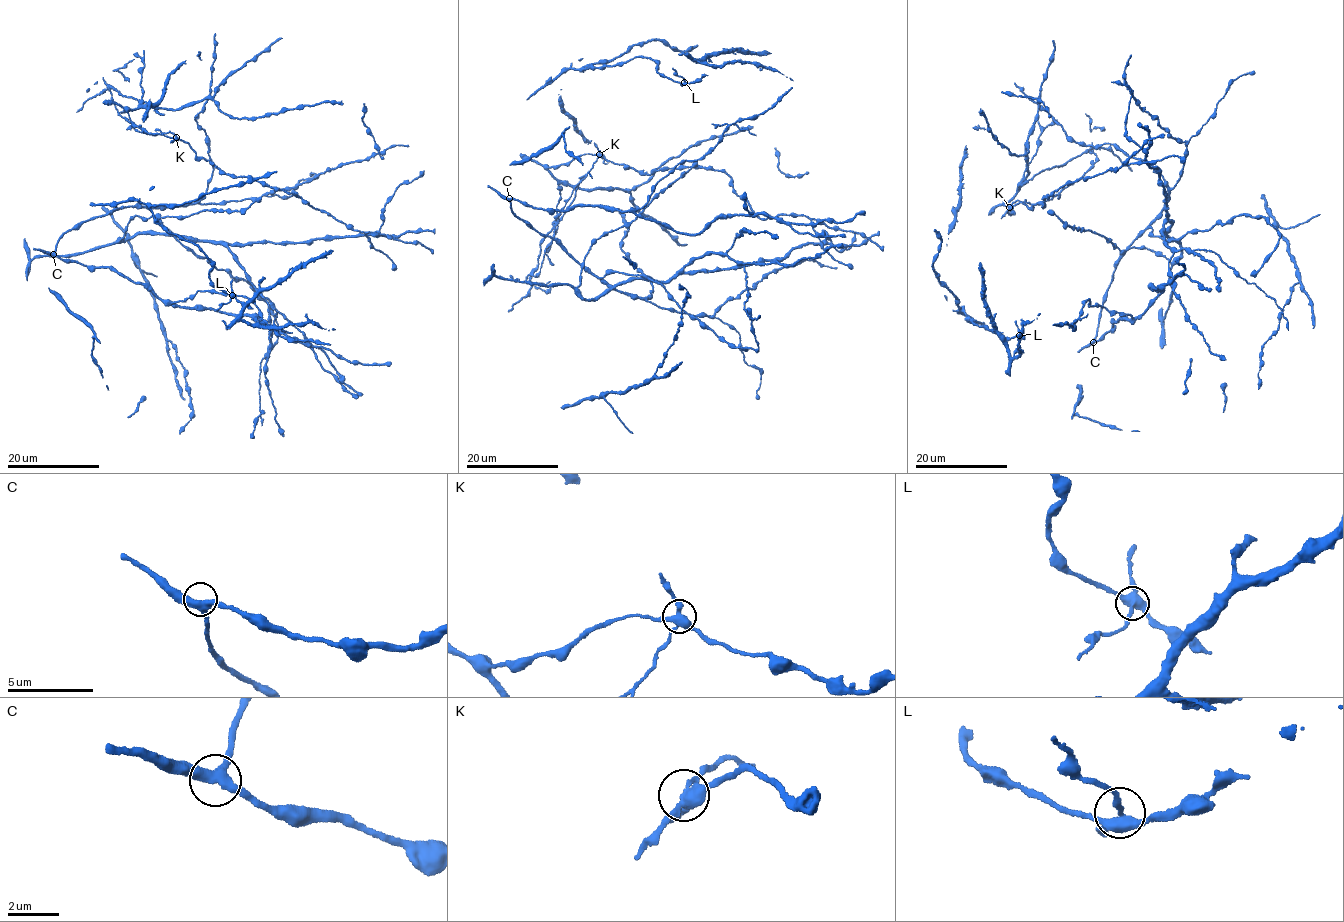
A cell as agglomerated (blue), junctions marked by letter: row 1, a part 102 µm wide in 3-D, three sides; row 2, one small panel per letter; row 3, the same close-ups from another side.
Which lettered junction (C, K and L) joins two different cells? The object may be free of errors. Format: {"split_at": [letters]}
{"split_at": ["K"]}

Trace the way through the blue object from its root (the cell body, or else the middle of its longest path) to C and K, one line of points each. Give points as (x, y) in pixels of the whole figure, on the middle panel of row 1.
C: (593, 273), (584, 270), (552, 238), (541, 235), (518, 218), (512, 212), (509, 198)
K: (593, 273), (670, 282), (780, 261), (820, 241), (806, 216), (761, 218), (724, 172), (648, 173), (599, 154)

